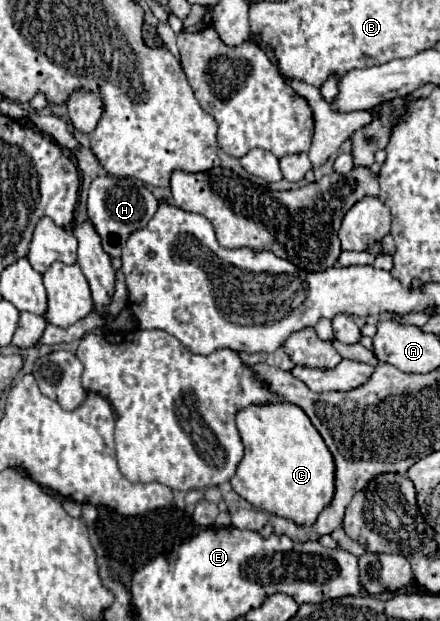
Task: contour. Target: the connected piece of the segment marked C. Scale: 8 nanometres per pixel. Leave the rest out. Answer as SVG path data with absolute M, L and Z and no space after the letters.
M278 400L272 404L252 404L236 414L236 426L244 444L244 456L230 480L234 492L258 510L294 520L298 524L314 524L316 516L330 504L334 496L334 458L304 410L296 404Z

